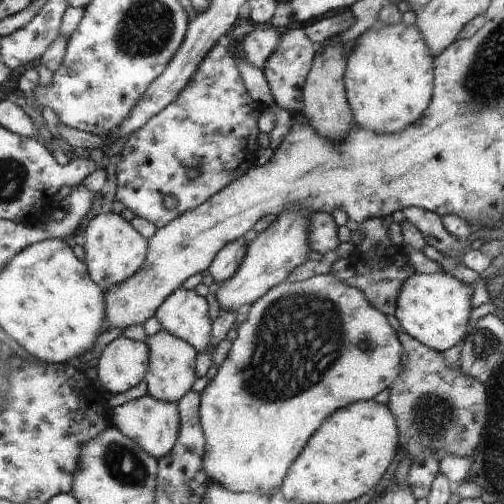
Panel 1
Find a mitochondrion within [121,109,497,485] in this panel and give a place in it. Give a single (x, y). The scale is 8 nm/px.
(278, 369)

